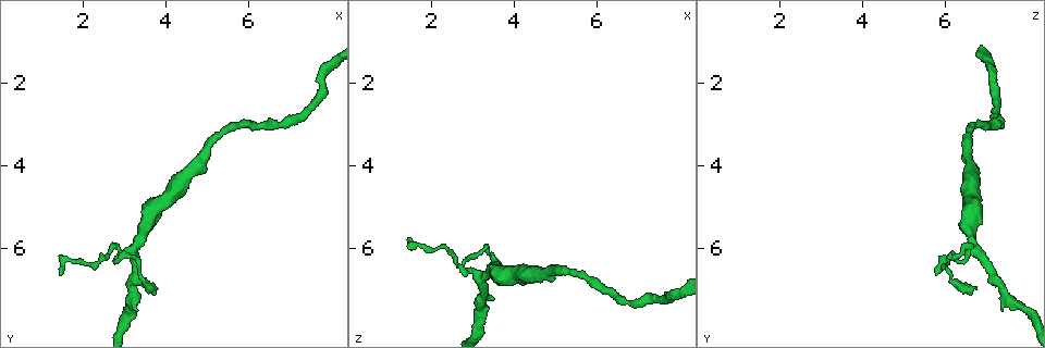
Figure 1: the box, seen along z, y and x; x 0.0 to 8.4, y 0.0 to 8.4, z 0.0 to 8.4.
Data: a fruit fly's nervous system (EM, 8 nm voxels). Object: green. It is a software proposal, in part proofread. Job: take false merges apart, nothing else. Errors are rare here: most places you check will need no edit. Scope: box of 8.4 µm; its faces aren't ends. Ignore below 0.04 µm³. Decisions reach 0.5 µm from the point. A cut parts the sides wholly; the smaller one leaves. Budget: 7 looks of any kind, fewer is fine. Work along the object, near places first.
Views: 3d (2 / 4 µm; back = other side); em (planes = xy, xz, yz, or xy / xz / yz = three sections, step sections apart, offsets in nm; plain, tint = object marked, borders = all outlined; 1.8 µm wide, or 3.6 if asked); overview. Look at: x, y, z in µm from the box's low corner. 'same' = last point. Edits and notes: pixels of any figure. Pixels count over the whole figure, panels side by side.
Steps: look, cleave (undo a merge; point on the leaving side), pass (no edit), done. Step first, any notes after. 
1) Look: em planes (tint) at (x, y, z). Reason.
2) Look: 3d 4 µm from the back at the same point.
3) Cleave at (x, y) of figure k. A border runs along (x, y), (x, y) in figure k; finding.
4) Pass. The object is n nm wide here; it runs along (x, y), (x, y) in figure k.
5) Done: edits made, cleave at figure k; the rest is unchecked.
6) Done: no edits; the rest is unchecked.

Look: 3d 4 µm at (4.90, 3.75, 6.50). Sudden change in width.

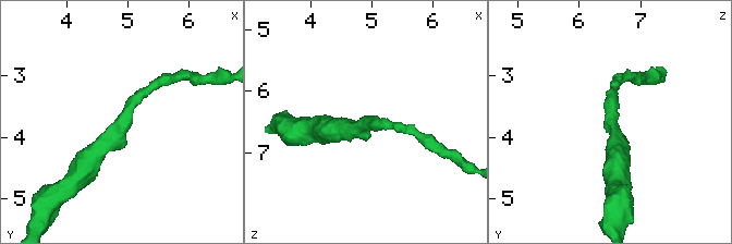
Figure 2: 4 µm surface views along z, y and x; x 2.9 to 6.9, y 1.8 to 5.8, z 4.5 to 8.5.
Look: em planes (tint) at (4.90, 3.80, 6.55). Now the EM.

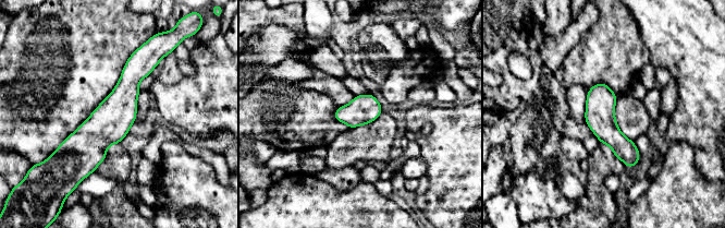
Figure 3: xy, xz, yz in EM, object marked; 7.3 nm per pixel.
Pass. It runs along (139, 54), (85, 171) in figure 3; one neuron here.

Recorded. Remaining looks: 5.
Look: em planes (tint) at (6.85, 2.95, 7.30). Narrows sharply.

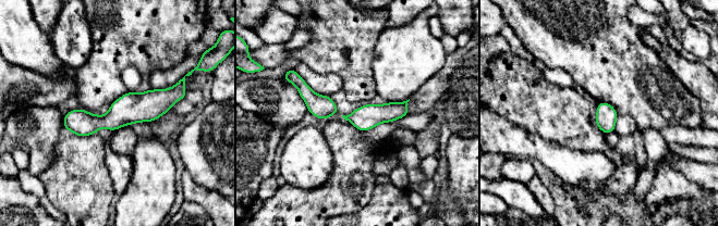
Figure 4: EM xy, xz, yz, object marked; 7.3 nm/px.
Pass. It runs along (177, 97), (65, 125) in figure 4; one neuron here.

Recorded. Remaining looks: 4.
Look: em xz step 8 (tint) at (3.15, 6.10, 6.80). Branch point.

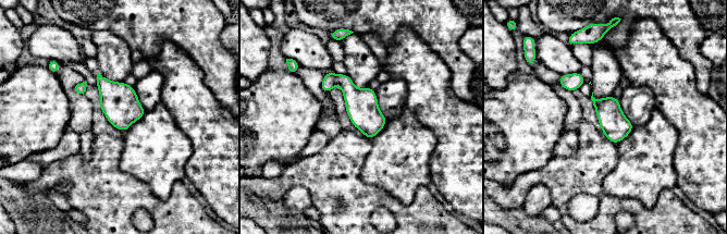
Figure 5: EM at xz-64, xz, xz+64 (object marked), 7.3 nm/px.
Look: em planes (borders) at the same point. Another direction.

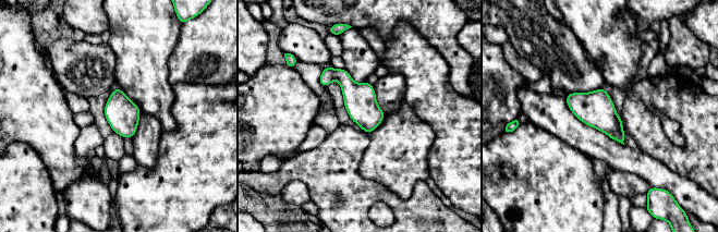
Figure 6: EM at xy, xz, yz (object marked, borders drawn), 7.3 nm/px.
Pass. All the same neuron.

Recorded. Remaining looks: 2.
Done: no edits; the rest is unchecked.

